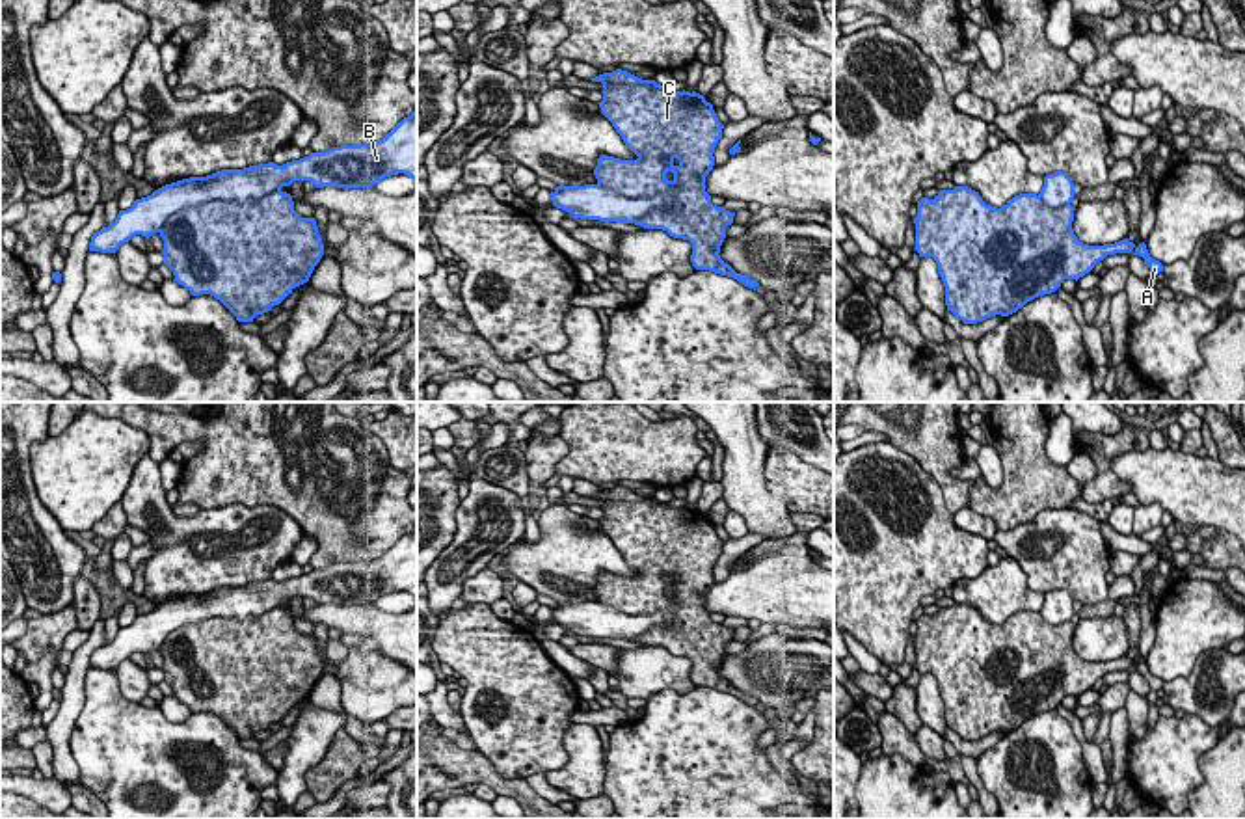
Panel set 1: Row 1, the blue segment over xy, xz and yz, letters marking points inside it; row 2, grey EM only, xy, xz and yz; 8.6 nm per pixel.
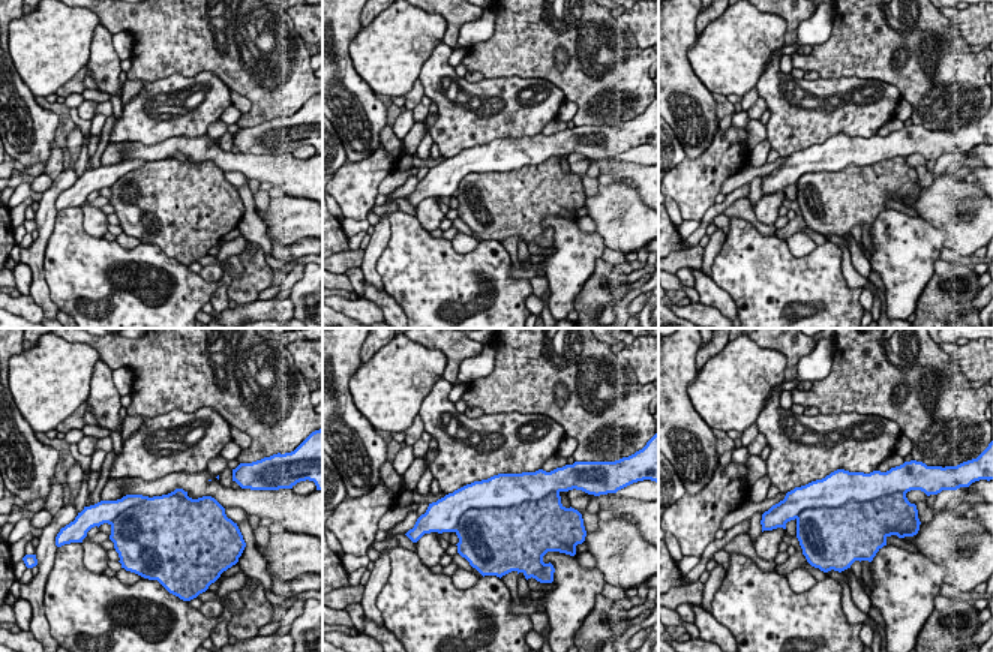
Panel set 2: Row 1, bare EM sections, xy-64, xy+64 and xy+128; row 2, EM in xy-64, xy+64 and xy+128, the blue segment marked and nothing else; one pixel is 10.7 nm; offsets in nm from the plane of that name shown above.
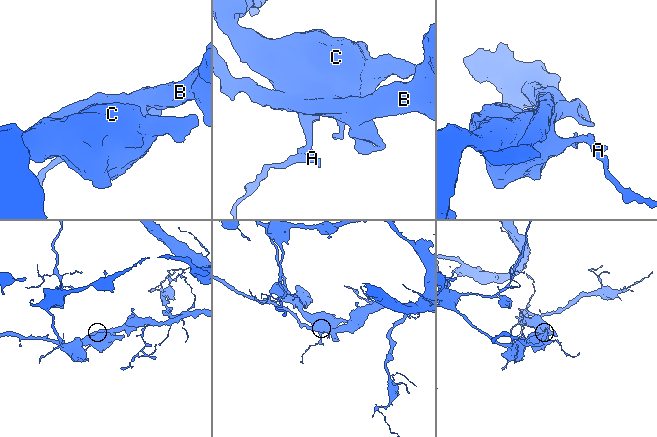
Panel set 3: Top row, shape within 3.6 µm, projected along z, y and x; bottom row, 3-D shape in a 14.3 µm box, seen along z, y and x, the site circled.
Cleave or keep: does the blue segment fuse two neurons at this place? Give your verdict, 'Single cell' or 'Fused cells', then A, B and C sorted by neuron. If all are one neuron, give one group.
Fused cells. Groups: A C / B

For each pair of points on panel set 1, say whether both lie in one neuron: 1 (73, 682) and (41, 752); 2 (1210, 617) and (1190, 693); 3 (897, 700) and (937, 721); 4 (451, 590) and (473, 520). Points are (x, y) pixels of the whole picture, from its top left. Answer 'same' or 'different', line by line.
1: different
2: different
3: different
4: same

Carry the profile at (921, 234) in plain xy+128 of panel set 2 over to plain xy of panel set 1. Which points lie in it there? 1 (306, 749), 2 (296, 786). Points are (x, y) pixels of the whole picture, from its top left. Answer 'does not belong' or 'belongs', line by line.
1: belongs
2: belongs

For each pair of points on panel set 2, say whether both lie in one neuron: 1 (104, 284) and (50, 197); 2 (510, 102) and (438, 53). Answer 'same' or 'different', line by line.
1: different
2: same

